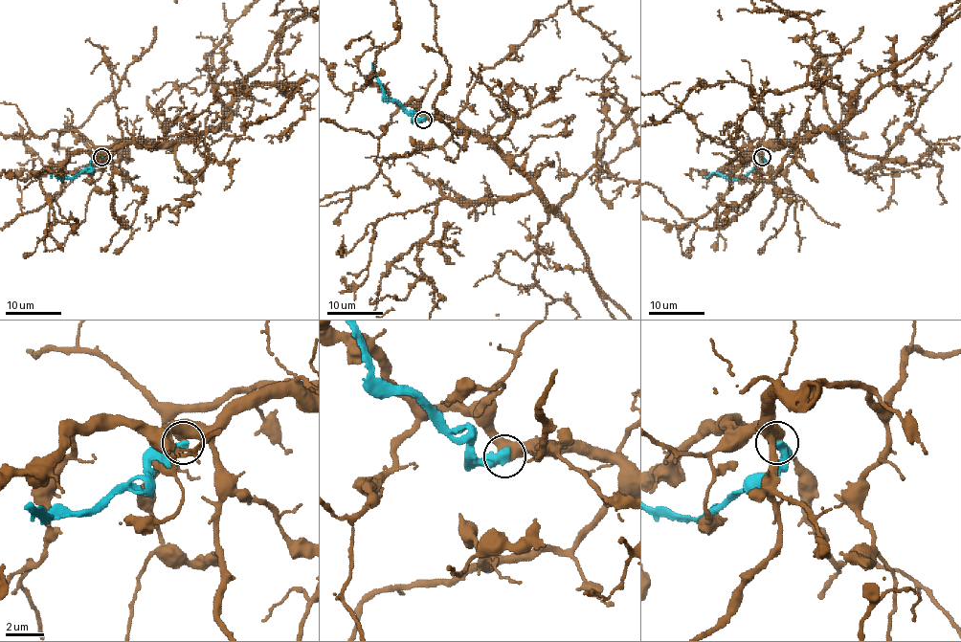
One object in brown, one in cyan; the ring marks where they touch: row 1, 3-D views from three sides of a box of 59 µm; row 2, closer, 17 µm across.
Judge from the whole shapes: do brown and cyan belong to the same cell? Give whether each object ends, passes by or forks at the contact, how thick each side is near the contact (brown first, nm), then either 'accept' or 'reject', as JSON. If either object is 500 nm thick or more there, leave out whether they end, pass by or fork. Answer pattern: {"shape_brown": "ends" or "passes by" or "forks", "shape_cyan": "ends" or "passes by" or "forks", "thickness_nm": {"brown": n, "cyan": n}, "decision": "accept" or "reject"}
{"thickness_nm": {"brown": 700, "cyan": 480}, "decision": "reject"}

